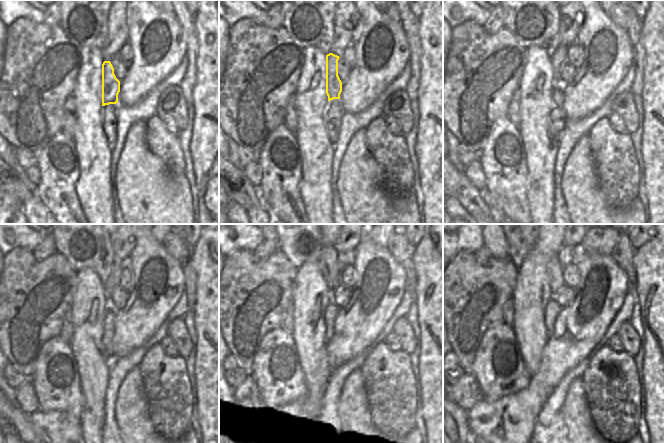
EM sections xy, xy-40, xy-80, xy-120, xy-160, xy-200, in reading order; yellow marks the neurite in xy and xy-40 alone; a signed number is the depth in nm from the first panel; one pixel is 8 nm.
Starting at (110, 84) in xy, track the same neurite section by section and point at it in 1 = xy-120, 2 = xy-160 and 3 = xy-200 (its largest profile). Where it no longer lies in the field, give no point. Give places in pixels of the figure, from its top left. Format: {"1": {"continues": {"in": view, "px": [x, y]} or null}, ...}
{"1": {"continues": {"in": "xy-120", "px": [113, 280]}}, "2": {"continues": {"in": "xy-160", "px": [345, 258]}}, "3": {"continues": {"in": "xy-200", "px": [566, 255]}}}

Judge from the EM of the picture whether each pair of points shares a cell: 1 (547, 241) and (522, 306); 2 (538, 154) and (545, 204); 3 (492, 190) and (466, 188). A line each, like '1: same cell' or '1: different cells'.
1: same cell
2: same cell
3: different cells

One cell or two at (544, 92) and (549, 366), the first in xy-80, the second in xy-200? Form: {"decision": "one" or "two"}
{"decision": "two"}

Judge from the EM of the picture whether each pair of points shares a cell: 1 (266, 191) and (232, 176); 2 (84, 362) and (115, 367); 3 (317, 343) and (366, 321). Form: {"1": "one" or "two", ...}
{"1": "two", "2": "two", "3": "two"}

